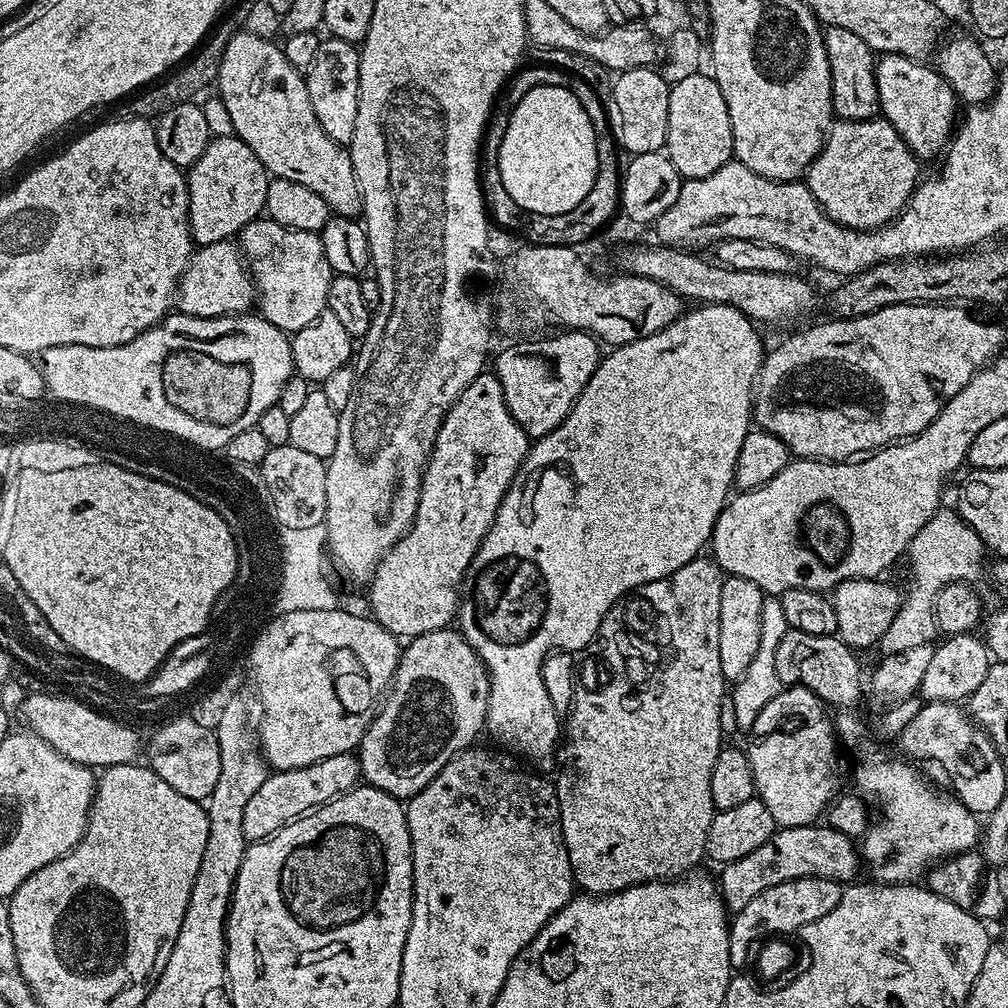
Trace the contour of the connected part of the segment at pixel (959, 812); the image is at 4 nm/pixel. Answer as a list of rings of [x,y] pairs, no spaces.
[[[868,752],[856,764],[859,795],[880,803],[880,817],[869,823],[862,837],[862,864],[872,875],[869,877],[881,884],[919,881],[929,869],[948,857],[973,851],[982,833],[981,821],[976,821],[979,820],[977,813],[966,810],[955,795],[939,792],[916,769],[919,767],[915,763],[896,756]]]

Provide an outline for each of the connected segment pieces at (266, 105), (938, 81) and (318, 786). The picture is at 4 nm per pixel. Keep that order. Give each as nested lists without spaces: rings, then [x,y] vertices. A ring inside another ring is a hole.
[[[256,32],[234,33],[222,54],[215,87],[232,123],[232,132],[254,150],[269,174],[310,186],[337,216],[361,215],[360,187],[352,169],[352,153],[322,130],[322,122],[314,114],[307,79],[301,69],[290,66],[279,43]]]
[[[884,54],[876,62],[876,85],[883,119],[892,124],[920,162],[932,160],[945,151],[958,120],[956,92],[935,67],[902,54]]]
[[[352,752],[334,754],[334,758],[319,760],[310,766],[302,766],[294,770],[273,771],[246,805],[242,818],[244,839],[249,842],[268,839],[274,833],[281,832],[293,820],[308,815],[321,804],[329,804],[330,801],[335,800],[338,790],[344,792],[346,784],[350,786],[350,782],[354,782],[359,785],[361,780],[360,761]]]

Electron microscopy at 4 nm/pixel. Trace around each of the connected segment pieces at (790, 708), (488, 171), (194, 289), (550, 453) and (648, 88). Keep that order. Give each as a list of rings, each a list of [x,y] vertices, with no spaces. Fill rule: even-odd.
[[[784,686],[778,695],[766,702],[766,706],[762,706],[762,714],[758,714],[758,718],[754,718],[750,725],[751,732],[753,731],[752,741],[746,744],[746,751],[750,758],[750,770],[754,774],[756,796],[766,802],[770,814],[774,814],[774,822],[779,827],[793,828],[817,823],[841,791],[840,780],[836,777],[838,732],[827,711],[829,709],[825,703],[810,689]]]
[[[526,66],[520,69],[524,76],[520,76],[520,80],[512,77],[511,81],[504,85],[500,95],[496,98],[492,115],[489,116],[484,129],[482,151],[478,157],[478,167],[480,169],[480,186],[484,194],[484,206],[489,217],[495,223],[497,220],[504,228],[513,228],[521,237],[526,238],[529,231],[535,228],[535,224],[530,221],[527,215],[524,215],[520,207],[514,202],[514,198],[510,198],[510,194],[506,194],[506,186],[502,186],[502,174],[498,170],[498,150],[502,146],[502,138],[506,134],[506,126],[510,122],[510,114],[517,102],[528,92],[528,84],[546,86],[544,80],[556,80],[556,86],[560,86],[560,76],[552,76],[552,72],[530,72]]]
[[[232,240],[205,244],[193,251],[178,289],[178,308],[185,316],[214,318],[247,313],[256,300],[252,273],[237,245]]]
[[[700,304],[693,308],[696,308],[693,312],[685,311],[673,324],[646,338],[638,338],[629,344],[613,347],[609,351],[612,353],[609,356],[607,353],[601,359],[590,382],[586,382],[582,394],[574,402],[568,417],[550,434],[539,437],[529,447],[522,466],[516,471],[512,485],[506,490],[498,506],[495,522],[490,526],[486,538],[482,538],[470,562],[468,573],[464,575],[458,609],[458,630],[488,668],[490,698],[486,732],[497,740],[495,743],[501,749],[525,761],[533,760],[534,763],[540,764],[552,755],[555,757],[562,740],[561,717],[550,703],[550,694],[546,694],[546,685],[542,683],[542,662],[549,652],[556,649],[580,654],[588,643],[589,647],[599,637],[606,614],[623,596],[635,592],[643,584],[674,574],[674,570],[686,566],[686,562],[701,555],[712,539],[718,514],[728,503],[733,491],[738,452],[742,450],[742,442],[754,420],[752,397],[756,376],[764,364],[766,347],[764,348],[763,342],[760,341],[761,329],[749,316],[742,314],[742,310],[729,304]]]
[[[655,67],[631,68],[619,73],[611,83],[612,93],[606,100],[606,113],[617,145],[632,156],[661,151],[668,143],[670,114],[670,85],[663,75]]]

